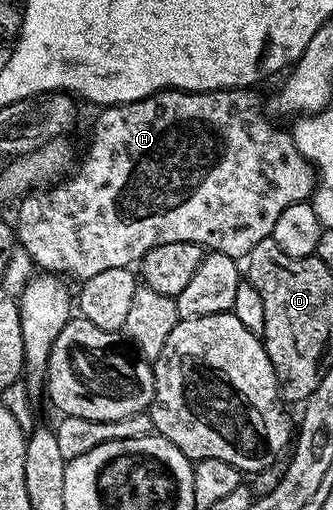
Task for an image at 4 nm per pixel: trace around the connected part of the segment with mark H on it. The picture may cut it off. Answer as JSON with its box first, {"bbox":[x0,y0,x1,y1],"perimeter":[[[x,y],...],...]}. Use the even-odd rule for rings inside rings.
{"bbox":[16,88,316,280],"perimeter":[[[250,88],[236,90],[162,90],[144,100],[127,102],[125,106],[107,106],[99,109],[90,143],[82,154],[82,163],[65,180],[58,180],[49,187],[47,194],[29,193],[18,206],[16,221],[16,242],[28,252],[31,263],[39,271],[65,276],[67,279],[85,280],[104,272],[108,268],[130,268],[141,263],[142,258],[152,248],[160,244],[195,242],[207,251],[217,252],[235,260],[245,259],[247,254],[260,244],[260,240],[271,237],[276,228],[276,220],[284,208],[291,204],[305,202],[314,193],[316,170],[296,148],[293,133],[277,130],[262,115],[262,102]]]}

